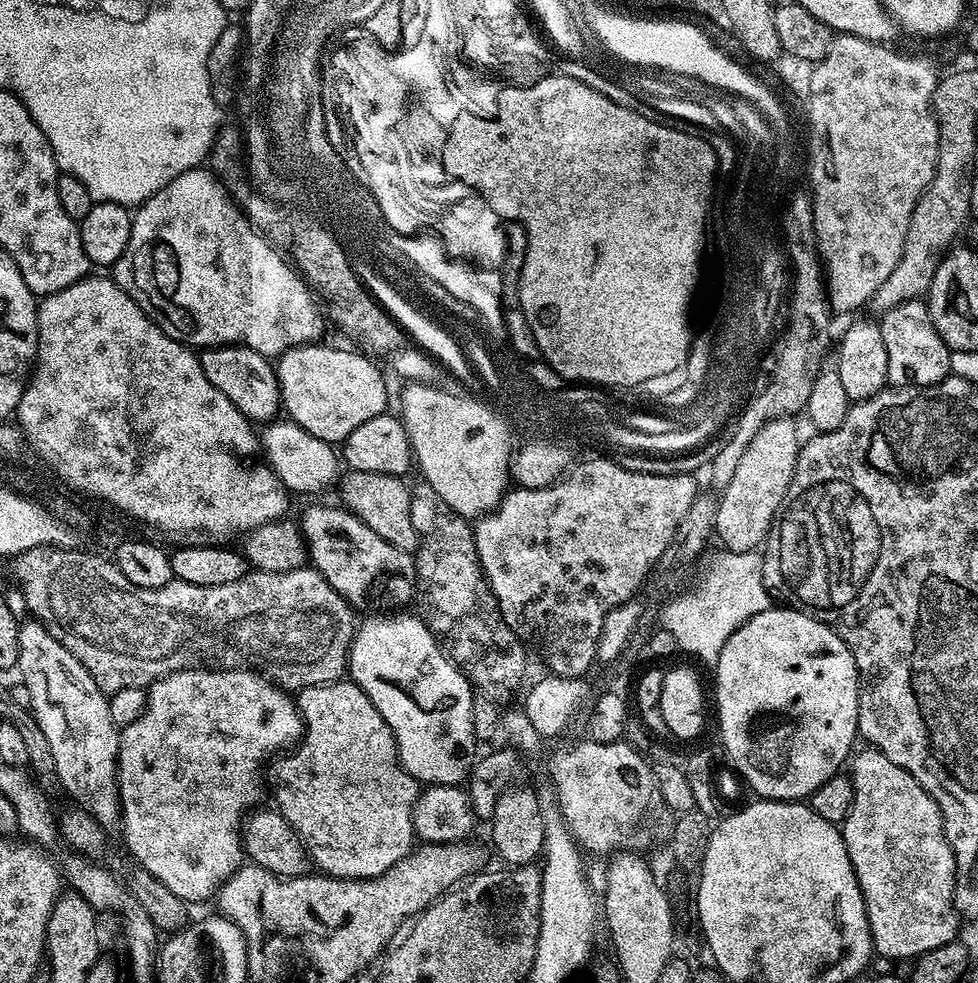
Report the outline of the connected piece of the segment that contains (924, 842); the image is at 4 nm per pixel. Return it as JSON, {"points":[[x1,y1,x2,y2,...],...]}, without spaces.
{"points":[[864,746,861,749,861,752,859,749,850,760,850,769,852,768,850,779,854,788,854,800,848,811,848,817,846,817,842,825,844,845,848,851,850,862,854,866,856,881,864,895,864,905,868,911,868,925,870,926,870,934,872,935,873,949,879,955,881,952,882,955,889,956,892,960,909,959,908,961,911,961,924,952,934,950,938,946,946,946,957,939,956,931,959,930,962,920,955,906,952,904,952,895,954,894,954,886,956,885,956,855,953,854,950,842,946,838,944,819,940,816,940,808,932,801,932,795,909,772,902,770,902,766,894,766,894,762,890,762,890,758,886,758,886,754,882,754,871,746]]}

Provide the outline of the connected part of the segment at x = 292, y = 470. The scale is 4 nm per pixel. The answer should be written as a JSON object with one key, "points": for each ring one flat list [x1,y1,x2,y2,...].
{"points":[[287,418,265,423,258,432,263,459,289,493,320,492,337,483,342,475,342,460,329,441,310,434]]}

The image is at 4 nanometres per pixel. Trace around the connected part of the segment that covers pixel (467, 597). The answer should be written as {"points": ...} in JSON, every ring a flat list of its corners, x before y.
{"points":[[417,484,412,492,410,522,414,522,414,530,420,536,414,559,418,592,424,595,423,619,440,641,445,656,463,672,473,689,495,700,497,705,507,705,507,700,525,687,524,671,528,668,525,645,506,626,492,587,484,577,473,525,446,506,440,495,432,496,435,491,428,492,430,485]]}

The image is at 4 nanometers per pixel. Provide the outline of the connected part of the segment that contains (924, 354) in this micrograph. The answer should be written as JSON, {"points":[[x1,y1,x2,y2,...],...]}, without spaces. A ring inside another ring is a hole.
{"points":[[923,299,907,300,905,304,891,308,878,320,880,333,886,342,886,366,888,367,888,384,894,388,910,388,923,390,940,384,950,375,950,349,946,342,934,330,932,320,928,316,928,305]]}

